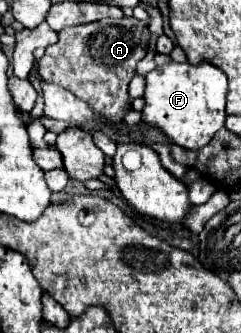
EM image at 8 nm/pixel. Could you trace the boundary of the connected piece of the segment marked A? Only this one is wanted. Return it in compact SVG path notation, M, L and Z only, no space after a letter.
M104 18L90 24L64 28L58 32L58 42L48 46L38 60L38 72L42 80L70 90L74 96L86 100L94 114L108 122L124 122L132 110L128 84L136 74L136 64L146 56L148 26L132 18Z

